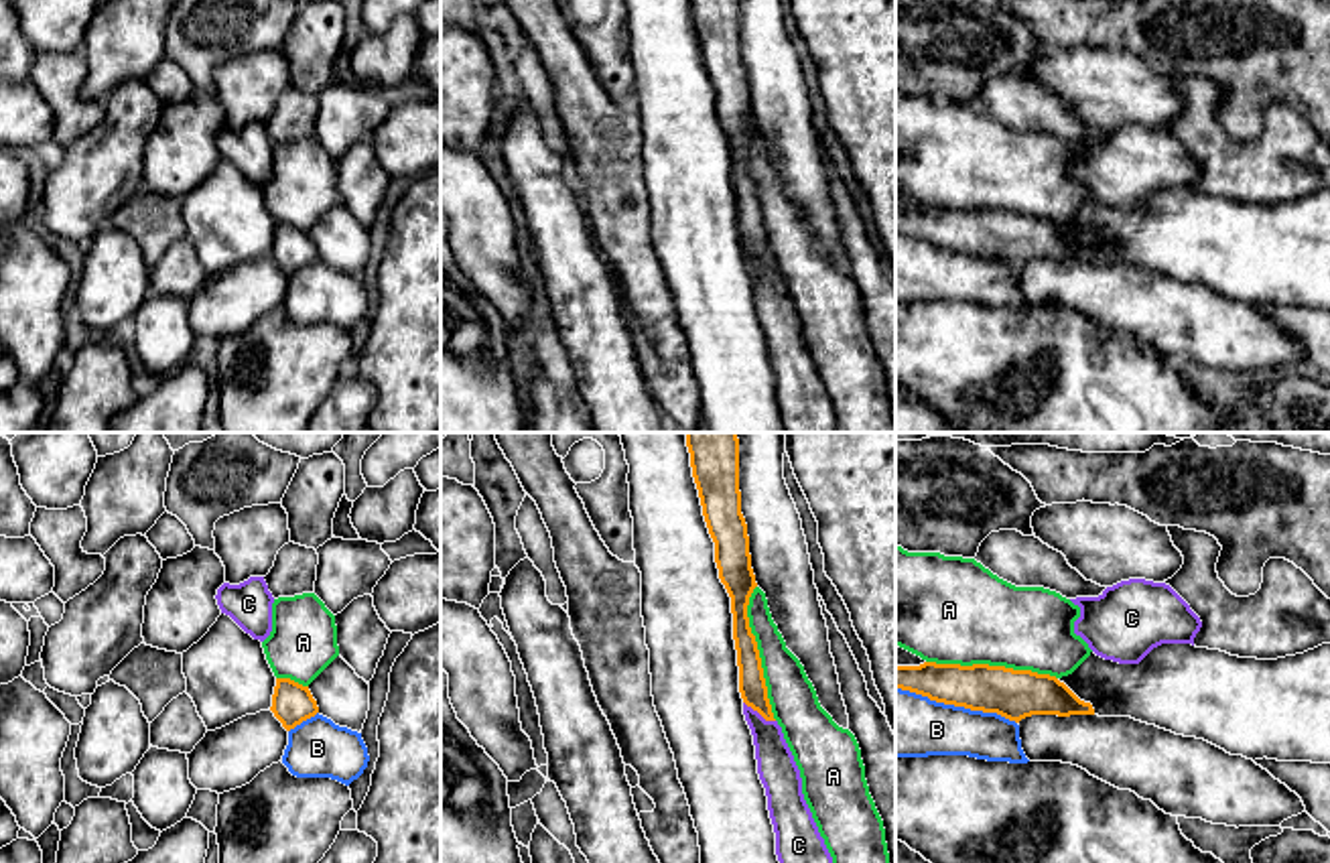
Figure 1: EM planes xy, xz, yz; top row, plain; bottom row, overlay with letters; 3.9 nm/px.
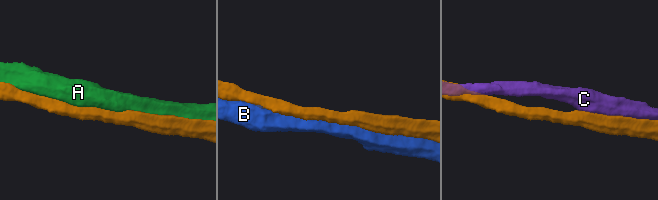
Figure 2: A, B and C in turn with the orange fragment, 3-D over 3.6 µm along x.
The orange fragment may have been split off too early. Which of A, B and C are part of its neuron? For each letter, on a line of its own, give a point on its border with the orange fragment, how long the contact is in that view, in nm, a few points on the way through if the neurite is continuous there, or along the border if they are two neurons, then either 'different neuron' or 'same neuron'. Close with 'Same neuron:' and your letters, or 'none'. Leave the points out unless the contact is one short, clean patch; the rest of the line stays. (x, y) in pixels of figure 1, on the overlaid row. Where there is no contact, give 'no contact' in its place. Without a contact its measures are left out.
A: xz (758, 652) | 550 nm | same neuron
B: yz (957, 705) | 500 nm | different neuron
C: xz (760, 713) | 150 nm | different neuron
Same neuron: A

